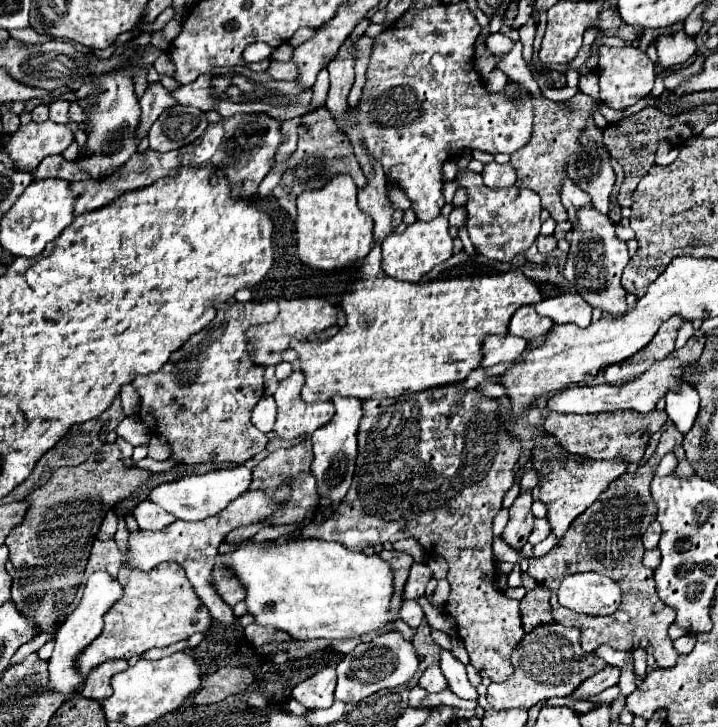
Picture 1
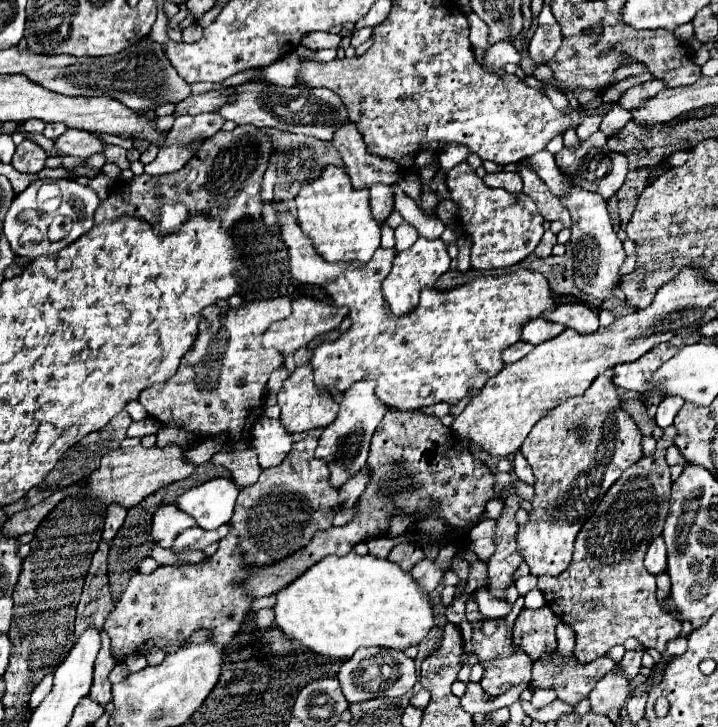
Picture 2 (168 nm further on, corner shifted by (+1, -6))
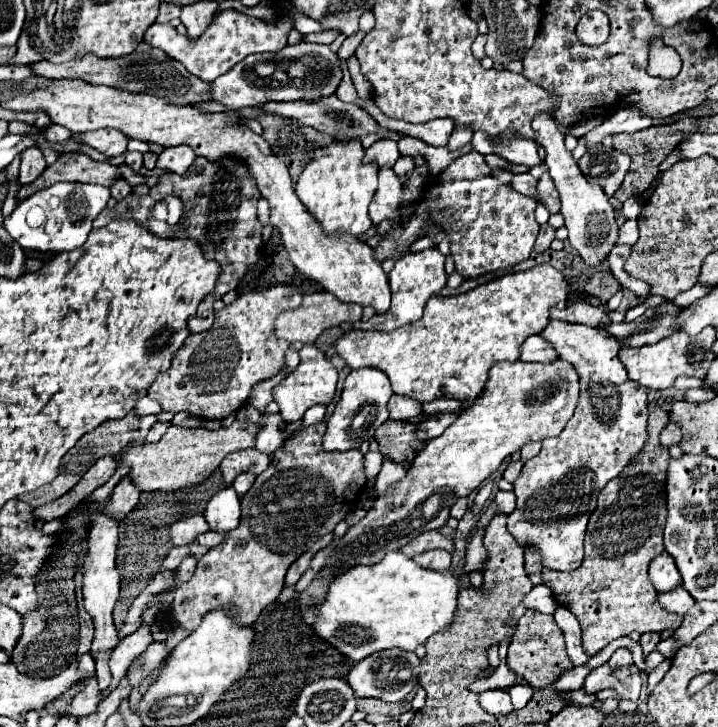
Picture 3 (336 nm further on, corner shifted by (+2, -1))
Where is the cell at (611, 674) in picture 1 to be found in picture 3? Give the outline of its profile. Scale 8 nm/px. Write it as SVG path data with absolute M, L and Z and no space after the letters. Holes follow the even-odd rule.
M651 632L643 634L641 640L639 640L639 644L641 644L641 648L643 648L643 654L645 654L645 656L651 654L651 652L655 650L655 644L657 644L657 642L659 642L659 634L651 634Z

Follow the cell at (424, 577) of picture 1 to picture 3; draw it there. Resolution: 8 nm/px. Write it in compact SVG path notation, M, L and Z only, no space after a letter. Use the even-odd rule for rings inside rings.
M427 550L423 554L417 554L413 558L421 568L429 568L429 570L447 570L449 564L451 564L451 554L447 550Z

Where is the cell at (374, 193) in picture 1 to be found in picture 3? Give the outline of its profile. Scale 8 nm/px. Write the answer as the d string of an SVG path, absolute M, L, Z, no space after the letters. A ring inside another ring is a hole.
M379 140L379 142L375 142L367 152L365 152L365 156L363 156L363 162L375 162L375 164L379 164L381 168L383 166L393 166L395 162L397 162L397 158L399 158L401 154L399 154L399 150L397 150L397 142L393 142L393 140Z

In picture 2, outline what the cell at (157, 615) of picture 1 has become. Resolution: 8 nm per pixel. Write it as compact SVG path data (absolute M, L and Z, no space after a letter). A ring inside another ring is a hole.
M306 435L304 439L296 441L292 451L286 455L286 459L272 467L264 469L258 483L246 487L240 491L234 517L230 521L232 531L218 543L218 551L212 557L206 557L202 563L196 565L184 565L184 567L158 567L150 575L136 573L128 587L118 601L116 609L108 615L104 623L104 631L112 639L112 653L120 659L128 655L148 655L152 647L160 647L166 653L176 651L180 645L188 641L188 637L196 629L208 629L212 631L212 641L220 645L228 645L230 639L238 633L246 613L250 611L252 597L244 587L240 587L240 579L244 579L242 571L248 571L248 567L264 567L268 563L276 563L276 559L286 559L288 555L294 555L300 551L300 547L306 547L312 541L312 535L320 529L332 527L334 515L340 509L338 491L336 487L328 485L328 463L324 459L314 457L318 437Z

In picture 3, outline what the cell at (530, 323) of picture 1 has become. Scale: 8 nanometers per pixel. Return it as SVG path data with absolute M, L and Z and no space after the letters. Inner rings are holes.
M549 320L549 324L539 332L541 338L553 344L559 358L571 362L579 370L581 396L573 418L567 422L557 438L545 438L541 452L523 464L521 476L513 482L513 492L517 496L517 508L507 518L507 528L519 546L539 552L541 564L551 570L575 570L583 562L583 536L591 512L597 508L597 494L611 480L617 478L623 468L641 452L647 440L647 388L639 392L639 386L631 382L625 366L619 362L619 344L607 334L581 324L567 324L561 320Z

